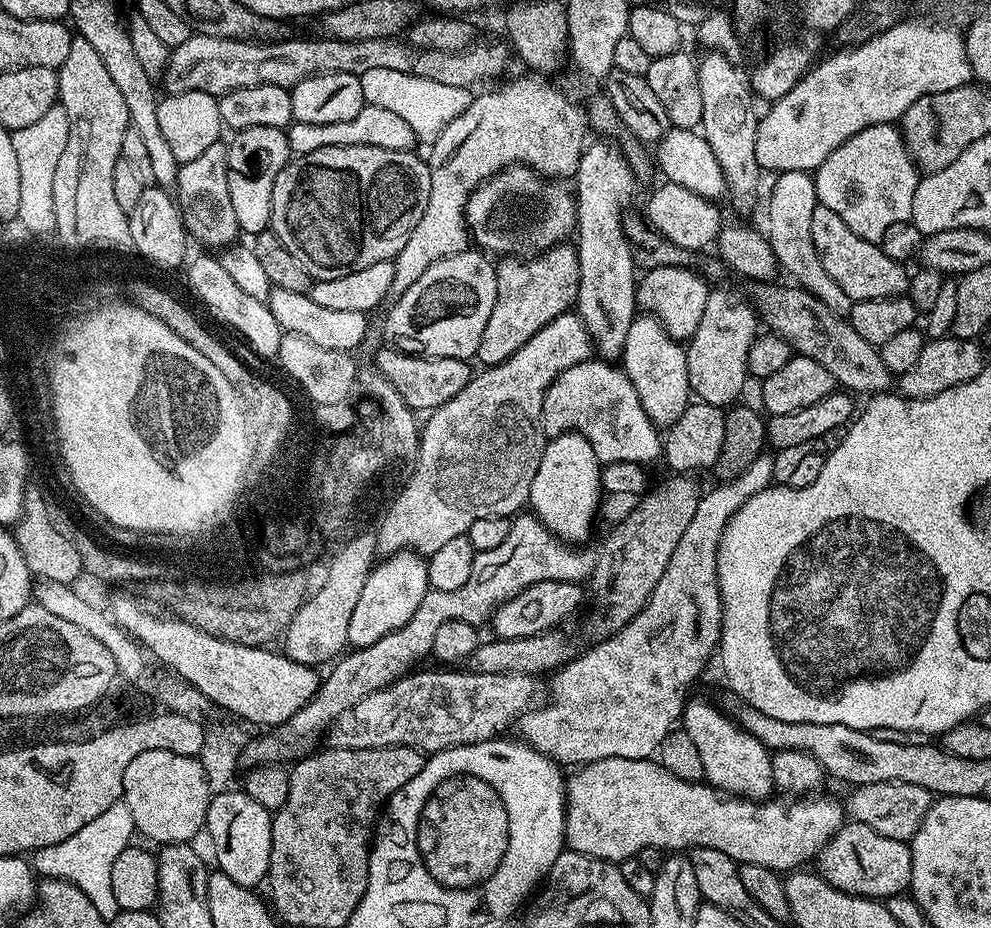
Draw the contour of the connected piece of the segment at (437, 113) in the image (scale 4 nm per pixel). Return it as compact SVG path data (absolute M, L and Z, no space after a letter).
M366 70L366 74L359 77L362 82L364 103L382 106L384 109L400 115L405 122L410 122L410 130L414 130L416 139L420 142L436 140L438 134L442 130L446 130L446 126L450 126L450 122L454 122L454 118L458 118L458 114L462 114L462 110L466 110L466 106L470 106L473 98L473 93L469 89L459 88L458 86L442 86L442 82L434 82L410 74L398 74L386 70Z

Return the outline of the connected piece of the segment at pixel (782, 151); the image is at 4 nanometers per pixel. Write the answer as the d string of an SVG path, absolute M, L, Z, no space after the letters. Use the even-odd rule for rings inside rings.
M914 18L878 33L864 44L845 47L842 52L828 56L824 61L808 69L808 73L795 86L775 101L768 113L760 116L758 134L754 142L754 154L765 173L781 172L815 173L816 169L854 134L866 130L872 124L891 124L899 121L918 98L926 94L938 94L946 90L963 88L973 79L971 64L967 58L965 37L947 23L919 24Z

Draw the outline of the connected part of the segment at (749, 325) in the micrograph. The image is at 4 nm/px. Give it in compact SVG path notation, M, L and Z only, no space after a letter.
M720 288L709 291L706 298L706 311L698 330L687 341L688 387L697 401L713 404L715 408L732 406L741 399L744 383L750 380L748 374L748 355L750 346L758 335L758 312L740 296Z

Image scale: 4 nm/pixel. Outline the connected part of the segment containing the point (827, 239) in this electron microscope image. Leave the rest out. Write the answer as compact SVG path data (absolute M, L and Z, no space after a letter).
M824 205L816 206L812 219L814 246L818 250L822 266L853 302L896 297L907 293L910 282L909 271L905 270L907 267L901 261L886 257L881 245L860 239L842 222L838 214Z

